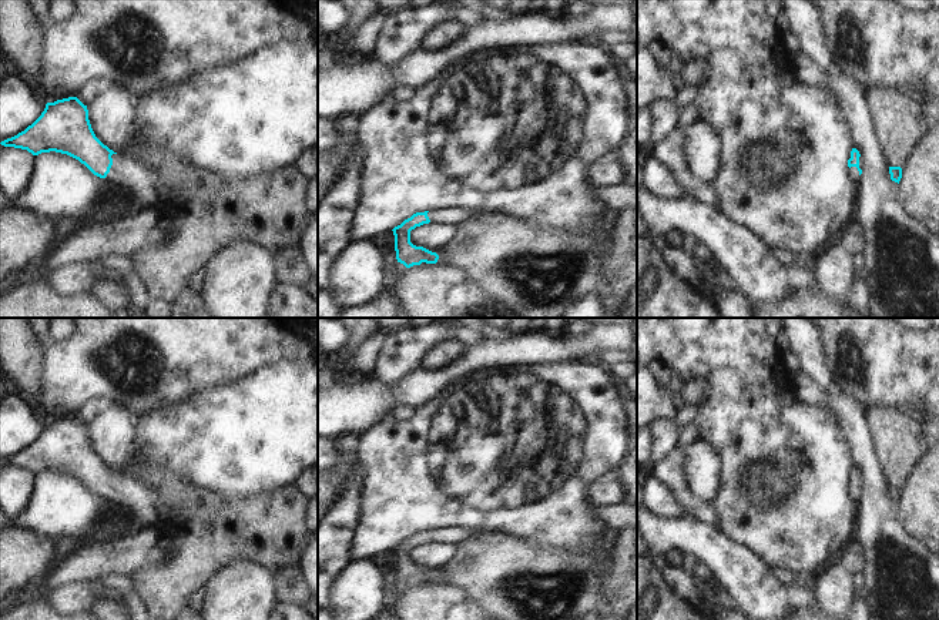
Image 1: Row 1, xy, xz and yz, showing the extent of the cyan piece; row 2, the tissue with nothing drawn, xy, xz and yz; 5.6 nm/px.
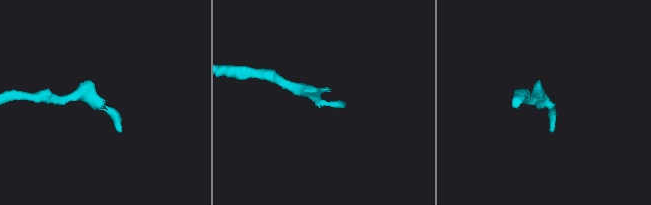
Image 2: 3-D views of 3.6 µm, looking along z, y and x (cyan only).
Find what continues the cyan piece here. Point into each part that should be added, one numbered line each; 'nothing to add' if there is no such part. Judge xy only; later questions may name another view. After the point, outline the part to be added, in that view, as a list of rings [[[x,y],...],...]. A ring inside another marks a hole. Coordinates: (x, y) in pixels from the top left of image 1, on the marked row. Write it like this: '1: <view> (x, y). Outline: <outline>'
1: xy (138, 180). Outline: [[[113,154],[111,158],[113,165],[105,178],[140,198],[148,208],[157,208],[177,197],[180,181],[175,180],[168,184],[162,177],[137,162],[128,154]]]

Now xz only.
1: xz (450, 215). Outline: [[[452,207],[446,210],[430,210],[427,212],[427,217],[430,219],[430,224],[459,224],[479,214],[482,212],[477,210],[460,210]]]

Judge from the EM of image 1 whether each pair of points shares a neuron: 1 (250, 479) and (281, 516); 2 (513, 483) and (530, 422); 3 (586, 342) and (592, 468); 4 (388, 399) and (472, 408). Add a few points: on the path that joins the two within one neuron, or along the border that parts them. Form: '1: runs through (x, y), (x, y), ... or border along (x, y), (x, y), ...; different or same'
1: border along (292, 483), (271, 492), (230, 498); different
2: runs through (513, 468), (515, 438); same
3: border along (594, 359), (560, 361), (554, 364); different
4: border along (453, 386), (441, 396), (426, 399), (415, 409); different

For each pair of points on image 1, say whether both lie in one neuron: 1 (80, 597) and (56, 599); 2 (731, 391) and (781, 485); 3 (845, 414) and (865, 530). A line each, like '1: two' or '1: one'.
1: one
2: one
3: one

